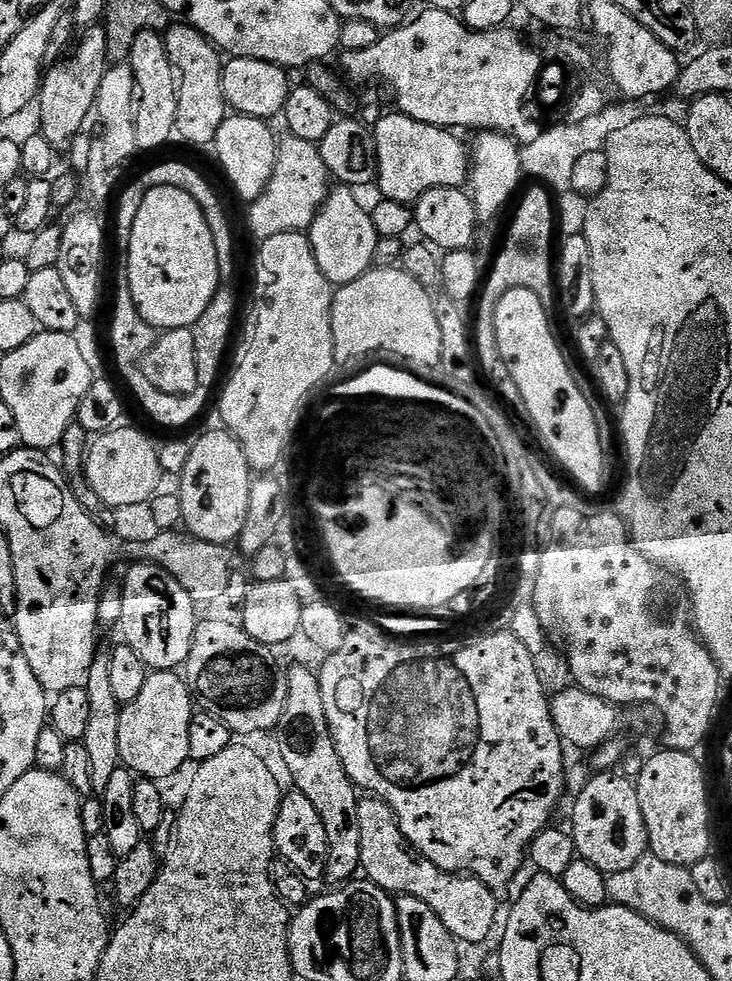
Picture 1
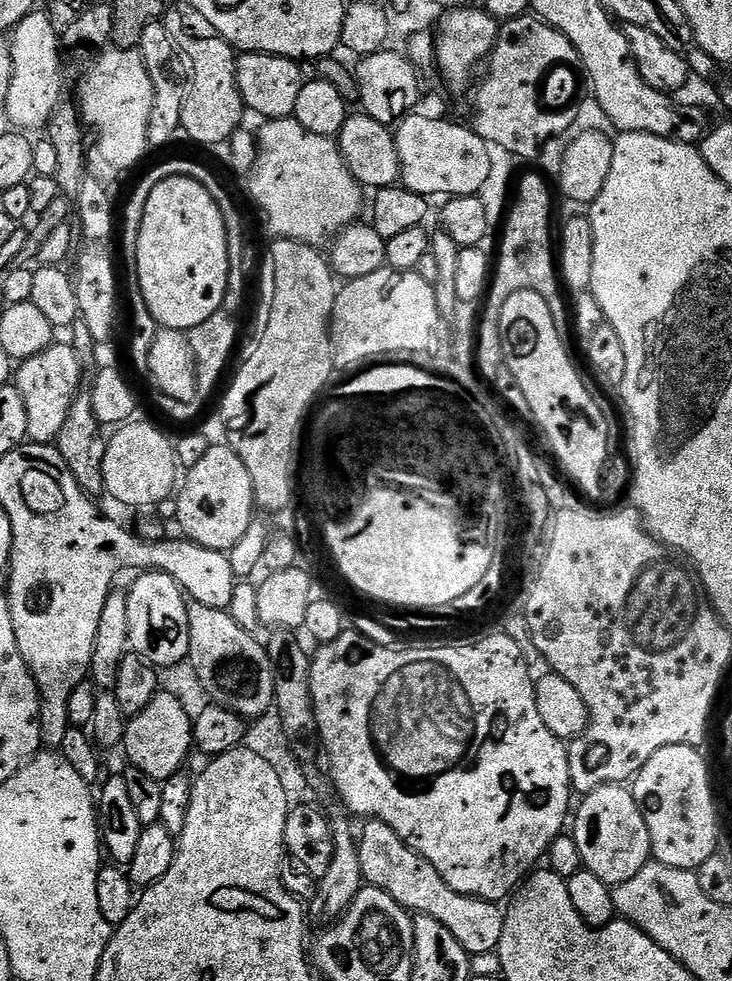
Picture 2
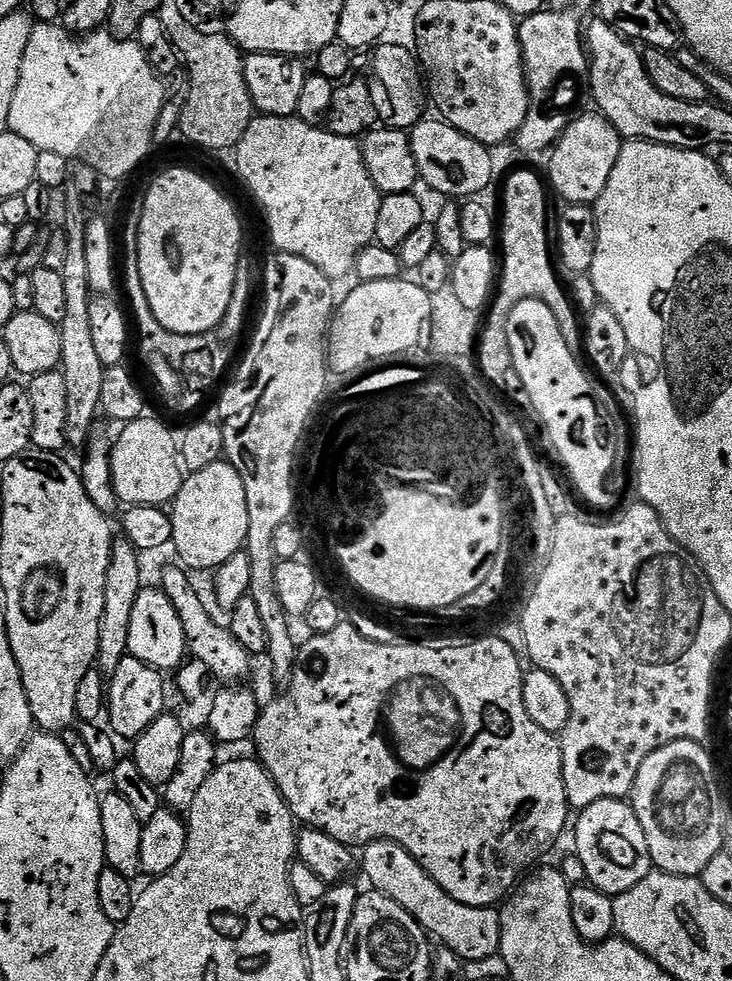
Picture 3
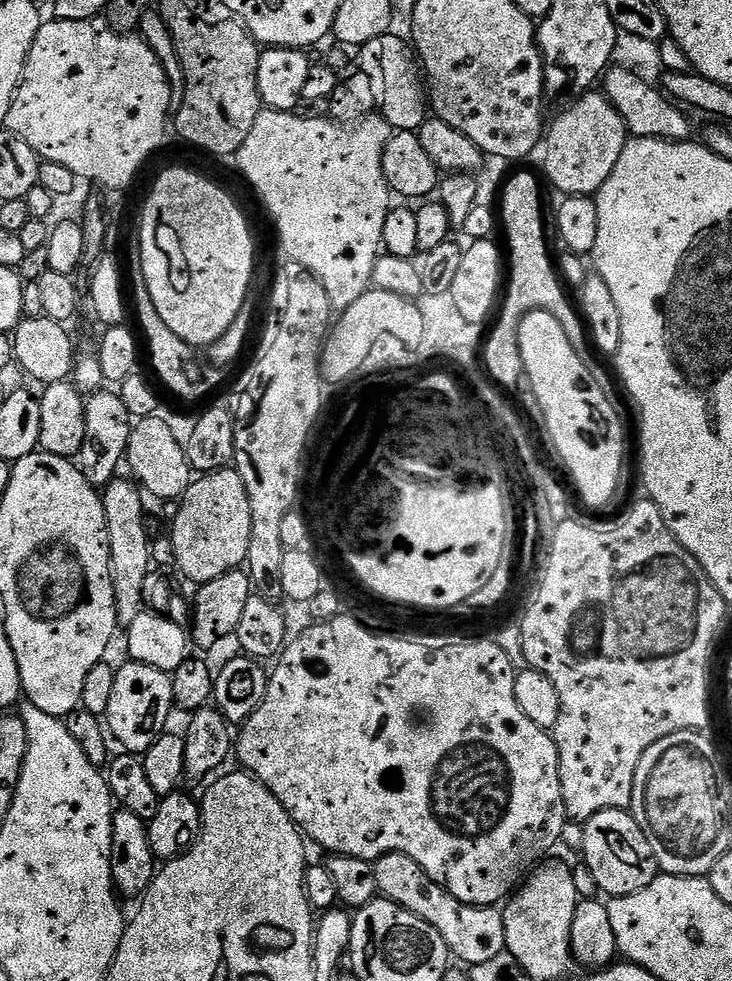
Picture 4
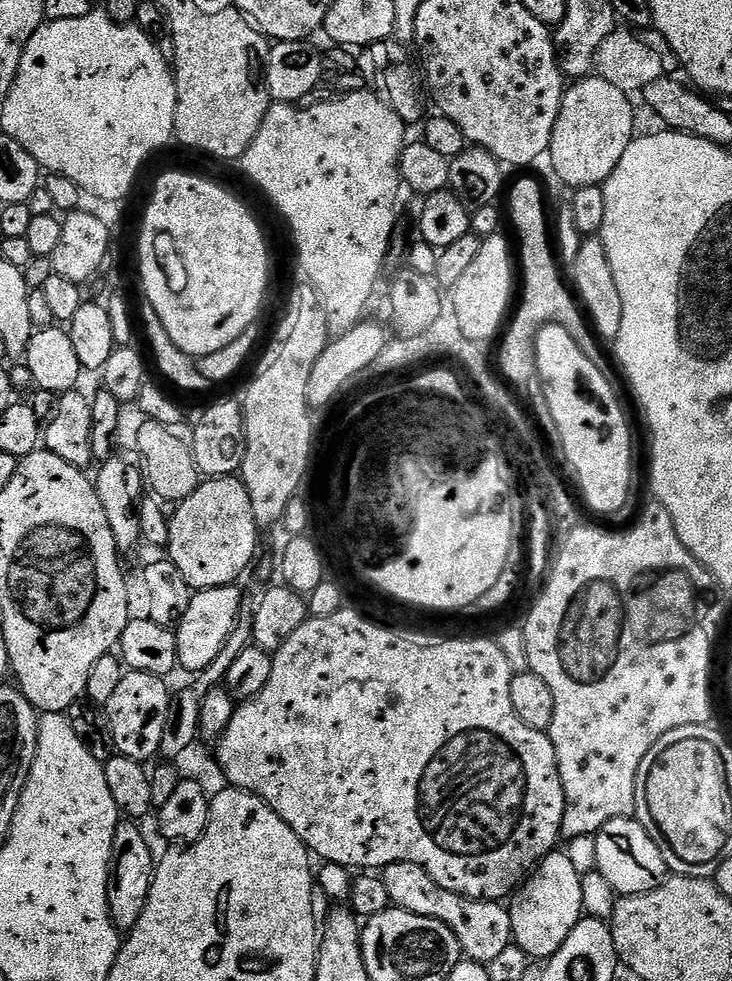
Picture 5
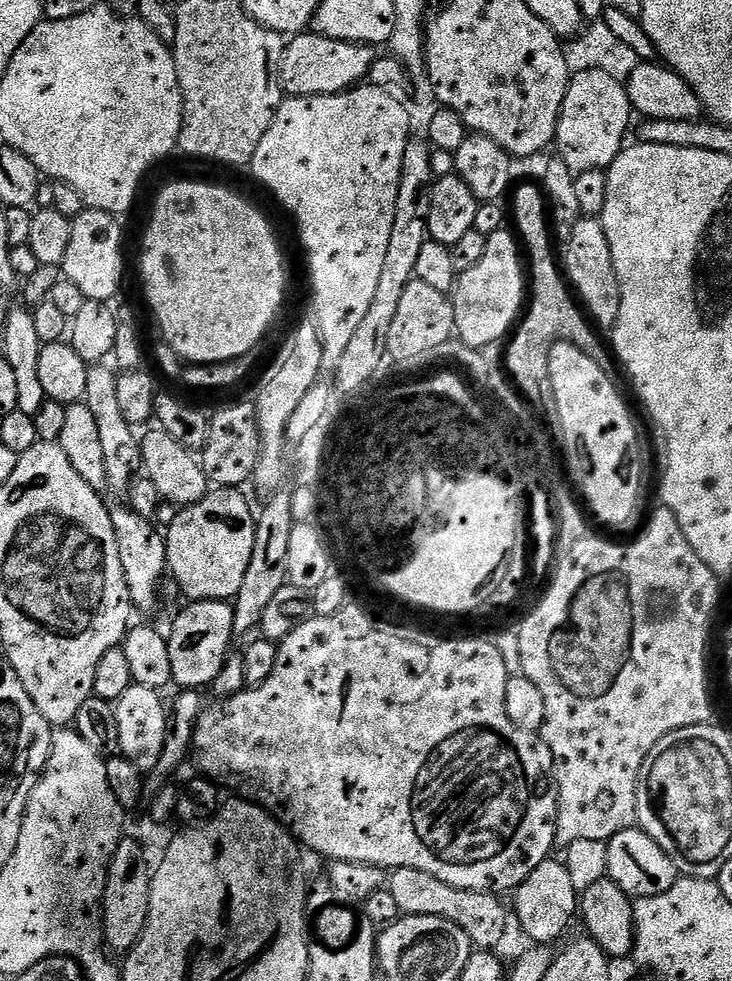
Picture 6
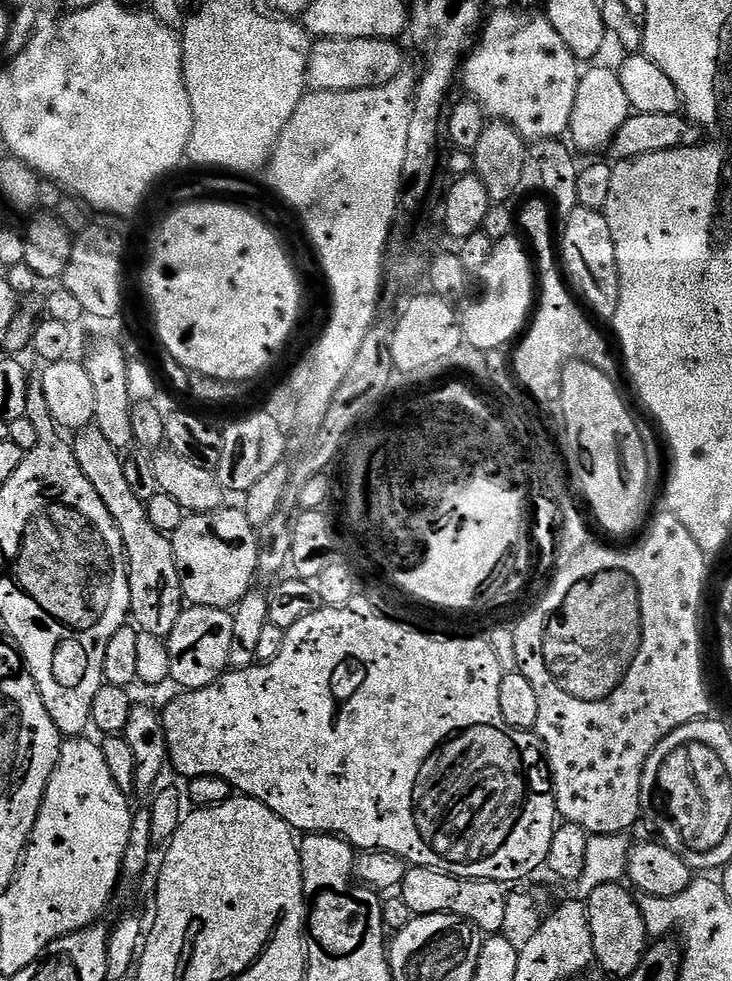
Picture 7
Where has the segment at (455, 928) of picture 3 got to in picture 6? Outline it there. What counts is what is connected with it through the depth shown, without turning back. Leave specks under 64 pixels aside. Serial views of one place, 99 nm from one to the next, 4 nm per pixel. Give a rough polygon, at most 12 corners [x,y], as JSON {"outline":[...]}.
{"outline":[[393,868],[386,891],[405,916],[454,922],[496,950],[510,912],[499,895],[467,892],[426,870]]}

